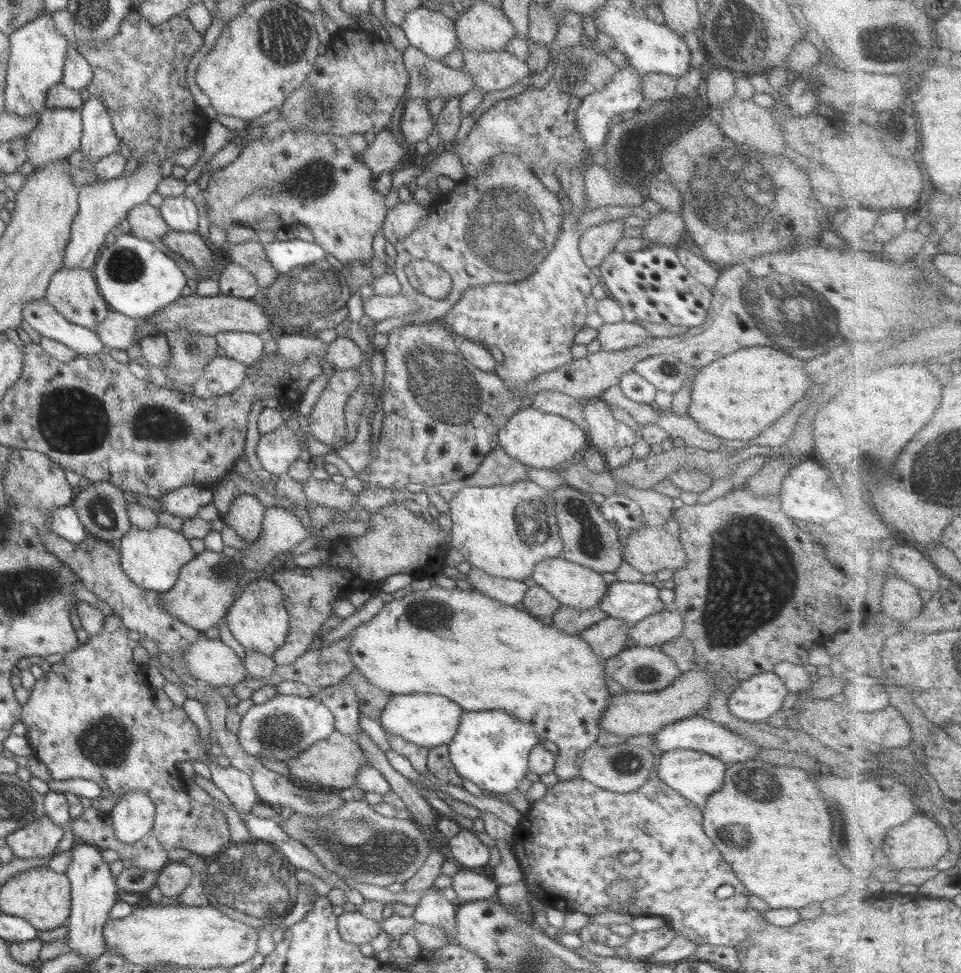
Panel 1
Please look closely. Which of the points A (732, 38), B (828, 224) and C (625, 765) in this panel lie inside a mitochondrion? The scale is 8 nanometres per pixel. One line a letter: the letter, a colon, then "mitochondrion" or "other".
A: mitochondrion
B: other
C: mitochondrion

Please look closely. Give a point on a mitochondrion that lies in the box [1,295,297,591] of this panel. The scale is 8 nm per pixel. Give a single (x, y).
(73, 421)

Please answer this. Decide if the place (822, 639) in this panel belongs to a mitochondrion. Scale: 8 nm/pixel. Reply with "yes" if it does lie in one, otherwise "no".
no

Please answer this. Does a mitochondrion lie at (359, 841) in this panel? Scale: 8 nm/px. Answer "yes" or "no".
yes

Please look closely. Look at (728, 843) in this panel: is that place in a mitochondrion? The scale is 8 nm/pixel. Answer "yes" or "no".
yes

